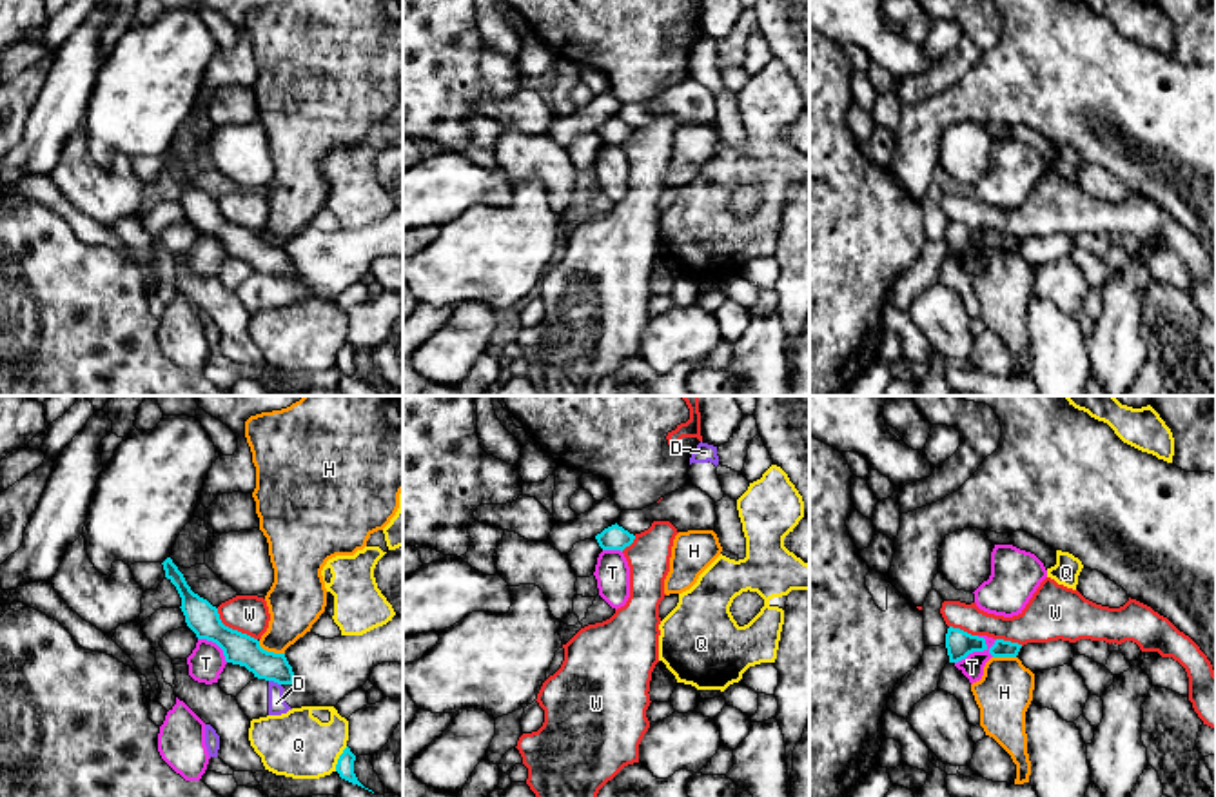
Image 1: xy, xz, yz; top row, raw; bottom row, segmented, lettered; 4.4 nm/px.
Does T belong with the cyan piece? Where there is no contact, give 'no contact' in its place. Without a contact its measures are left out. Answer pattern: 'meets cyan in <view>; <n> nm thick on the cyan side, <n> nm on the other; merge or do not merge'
meets cyan in yz; 120 nm thick on the cyan side, 100 nm on the other; do not merge

